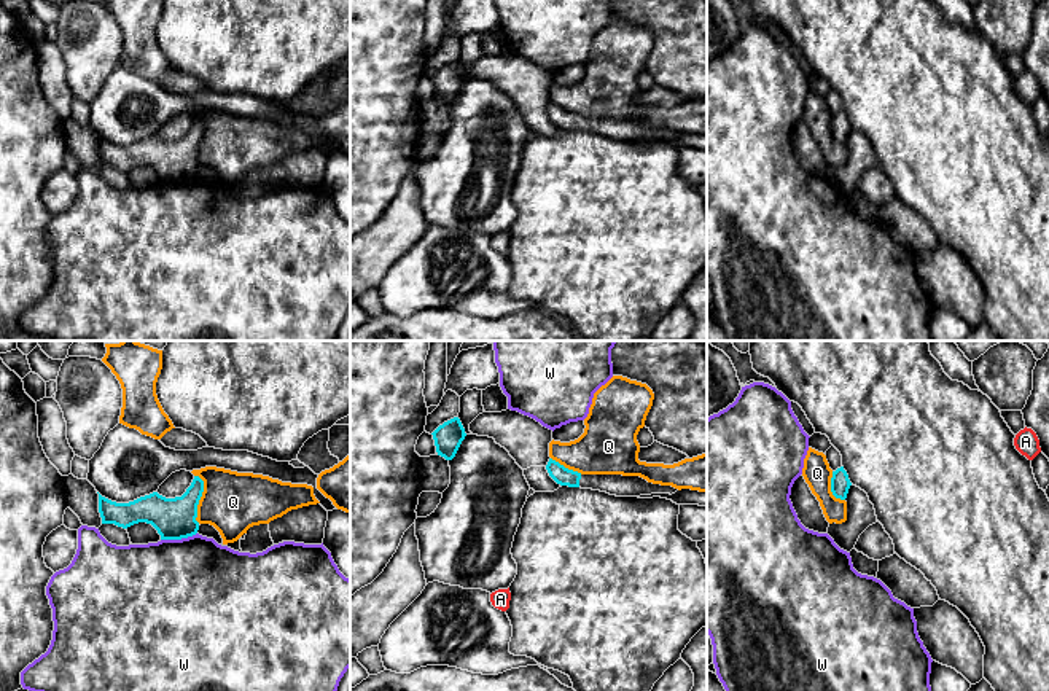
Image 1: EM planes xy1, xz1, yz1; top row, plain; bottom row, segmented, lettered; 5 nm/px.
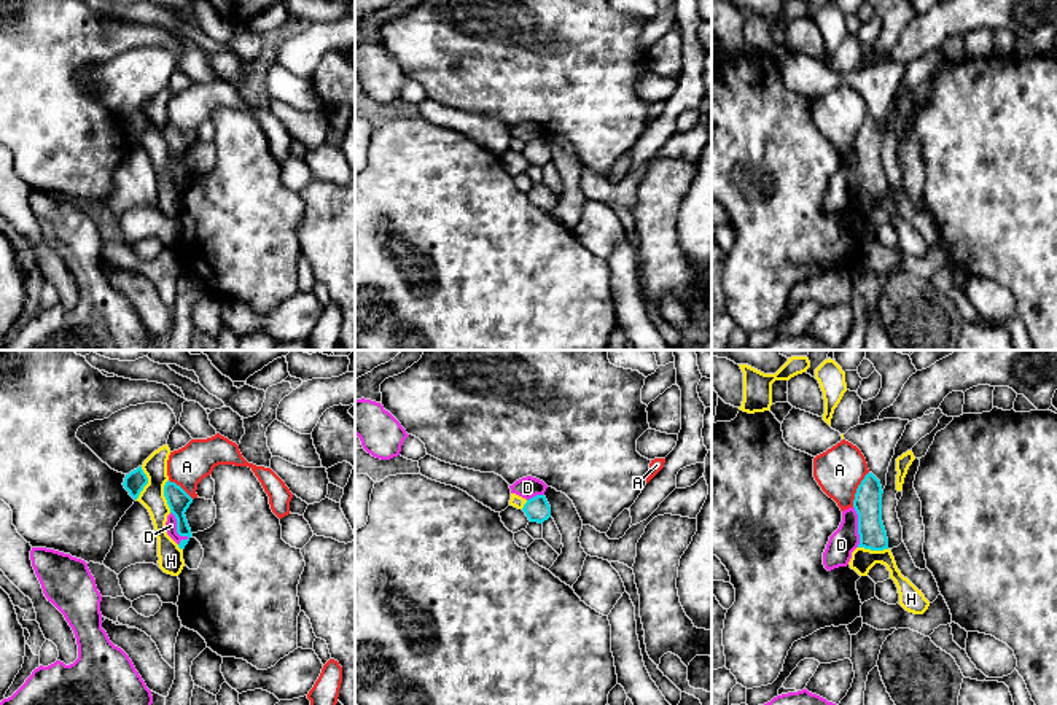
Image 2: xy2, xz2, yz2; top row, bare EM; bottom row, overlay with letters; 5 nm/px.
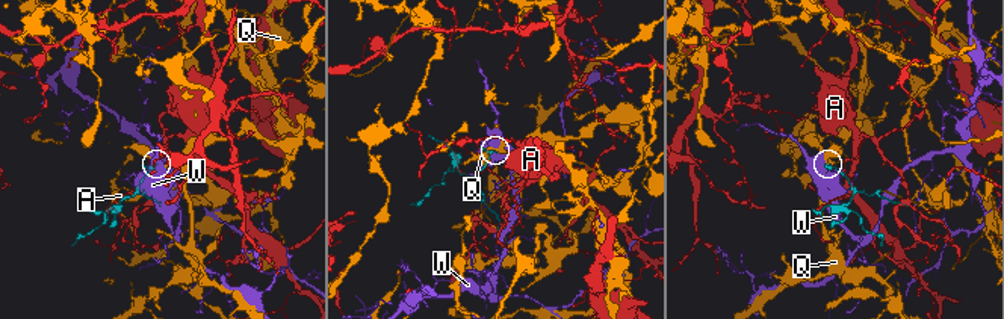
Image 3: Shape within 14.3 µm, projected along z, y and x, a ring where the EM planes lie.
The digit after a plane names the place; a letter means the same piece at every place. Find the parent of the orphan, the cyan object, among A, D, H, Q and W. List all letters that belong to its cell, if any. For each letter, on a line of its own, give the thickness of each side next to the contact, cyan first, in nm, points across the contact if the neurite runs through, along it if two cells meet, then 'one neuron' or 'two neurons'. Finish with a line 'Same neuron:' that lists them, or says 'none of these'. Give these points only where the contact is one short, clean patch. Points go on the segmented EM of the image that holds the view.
A: 140/240 nm | two neurons
D: 110/60 nm | two neurons
H: 110/120 nm | two neurons
Q: 200/300 nm | along xy1 (194, 475), (202, 481), (198, 523) | two neurons
W: 200/500 nm | two neurons
Same neuron: none of these

